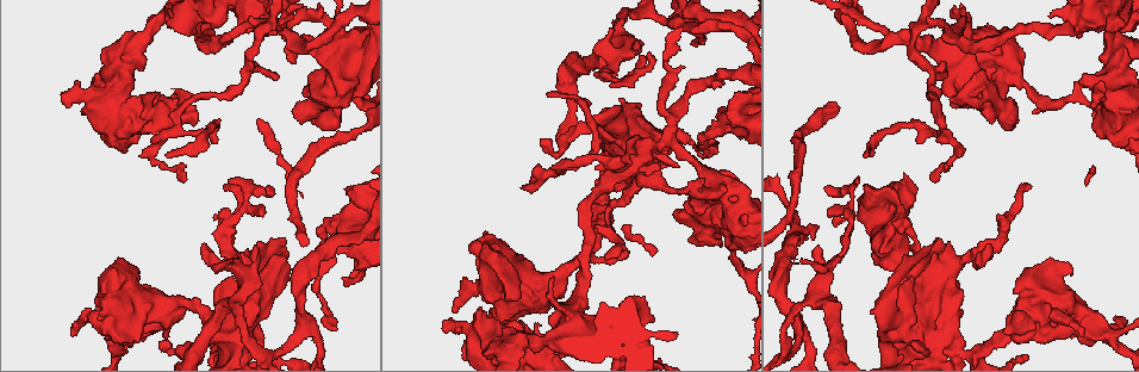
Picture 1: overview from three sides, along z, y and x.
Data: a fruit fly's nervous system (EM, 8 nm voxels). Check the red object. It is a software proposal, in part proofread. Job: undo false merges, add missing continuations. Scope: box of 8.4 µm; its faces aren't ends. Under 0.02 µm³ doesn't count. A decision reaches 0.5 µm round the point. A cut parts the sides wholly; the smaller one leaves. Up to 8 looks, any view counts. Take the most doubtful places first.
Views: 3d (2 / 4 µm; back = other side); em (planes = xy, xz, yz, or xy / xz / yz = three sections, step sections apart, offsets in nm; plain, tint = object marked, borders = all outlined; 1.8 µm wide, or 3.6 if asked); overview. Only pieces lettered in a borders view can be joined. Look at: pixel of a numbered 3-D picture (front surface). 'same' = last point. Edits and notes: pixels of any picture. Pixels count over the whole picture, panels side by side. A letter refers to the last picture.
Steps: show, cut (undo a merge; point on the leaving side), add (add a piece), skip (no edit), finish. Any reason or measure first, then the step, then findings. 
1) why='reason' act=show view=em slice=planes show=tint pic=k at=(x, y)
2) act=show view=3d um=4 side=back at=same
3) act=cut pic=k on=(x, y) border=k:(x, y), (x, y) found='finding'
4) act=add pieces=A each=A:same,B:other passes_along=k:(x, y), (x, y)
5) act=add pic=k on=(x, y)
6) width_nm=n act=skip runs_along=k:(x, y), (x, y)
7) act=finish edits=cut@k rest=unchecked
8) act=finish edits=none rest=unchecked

why='two arms at a narrow angle' act=show view=em slice=xy step=16 show=borders pic=1 at=(670, 141)

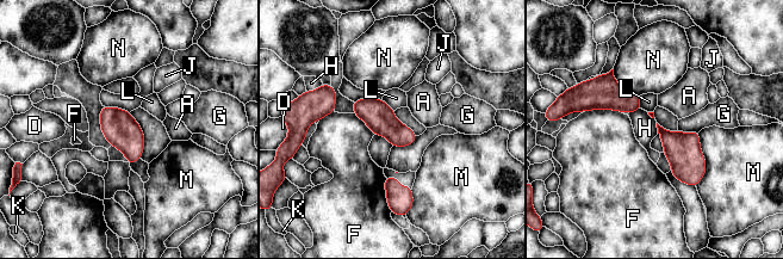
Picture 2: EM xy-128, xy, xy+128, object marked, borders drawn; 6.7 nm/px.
act=show view=em slice=planes show=borders at=same

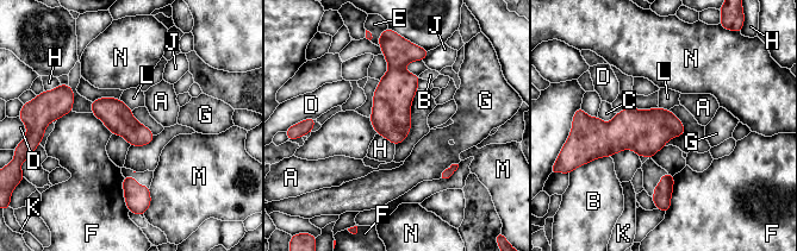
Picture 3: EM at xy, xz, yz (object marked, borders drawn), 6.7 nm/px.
act=skip each=A:other,B:other,C:other,D:other,E:other,F:other,G:other,H:other,J:other,K:other,L:other,M:other,N:other border=3:(119, 99), (132, 110) found='one cell here'

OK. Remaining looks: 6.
why='calibre changes' act=show view=em slice=planes show=borders pic=1 at=(353, 72)

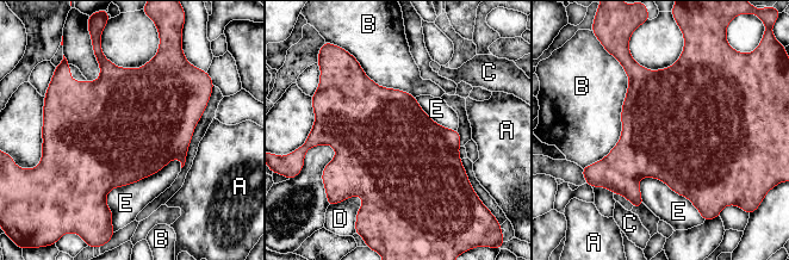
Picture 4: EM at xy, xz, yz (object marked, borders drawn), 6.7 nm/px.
longest_contact=B:700nm act=skip each=A:other,B:other,C:other,D:other,E:other border=4:(181, 162), (115, 186), (112, 215) found='one cell here'

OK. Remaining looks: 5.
why='four-way junction' act=show view=3d um=2 pic=1 at=(1101, 329)

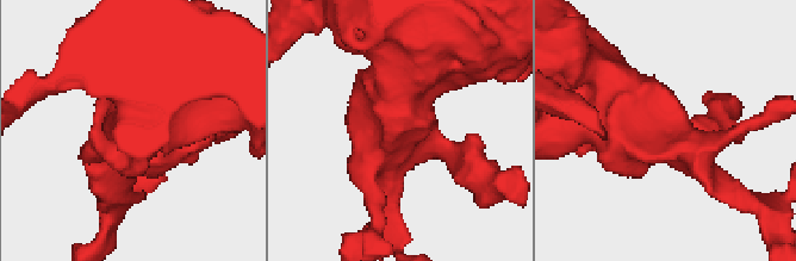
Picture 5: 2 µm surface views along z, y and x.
arms=4 act=show view=em slice=planes show=borders pic=5 at=(396, 132)

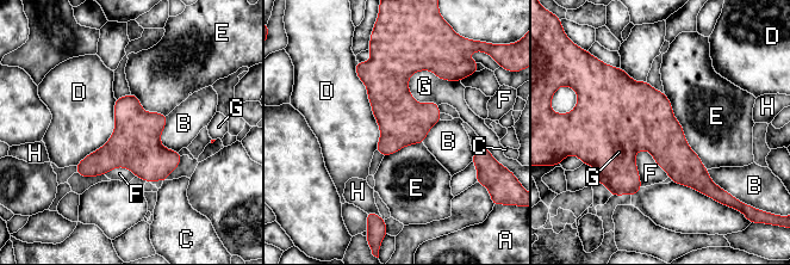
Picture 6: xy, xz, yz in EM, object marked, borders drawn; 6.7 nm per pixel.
act=skip each=A:other,B:other,C:other,D:other,E:other,F:other,G:other,H:other border=6:(664, 93), (686, 143), (707, 168) found='all the same cell'

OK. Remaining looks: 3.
why='thick turns thin' act=show view=em slice=planes show=plain pic=1 at=(948, 353)

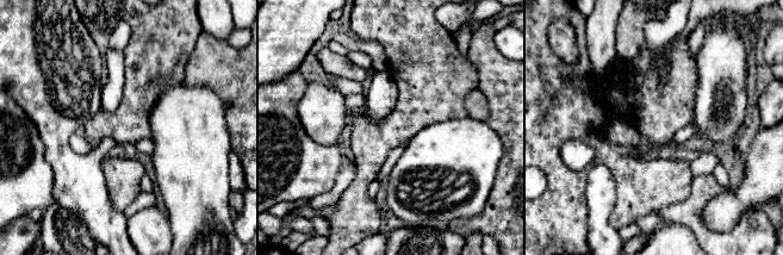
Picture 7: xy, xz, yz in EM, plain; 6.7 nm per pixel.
act=show view=em slice=planes show=borders at=same

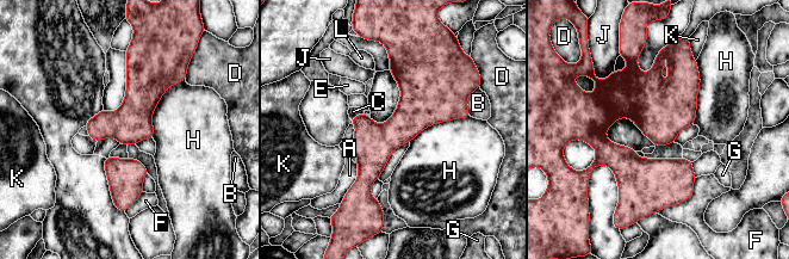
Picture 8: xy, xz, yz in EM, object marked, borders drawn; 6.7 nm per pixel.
longest_contact=H:460nm act=skip each=A:other,B:other,C:other,D:other,E:other,F:other,G:other,H:other,J:other,K:other,L:other found='continuous, no second cell'

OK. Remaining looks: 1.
act=finish edits=none rest=unchecked

